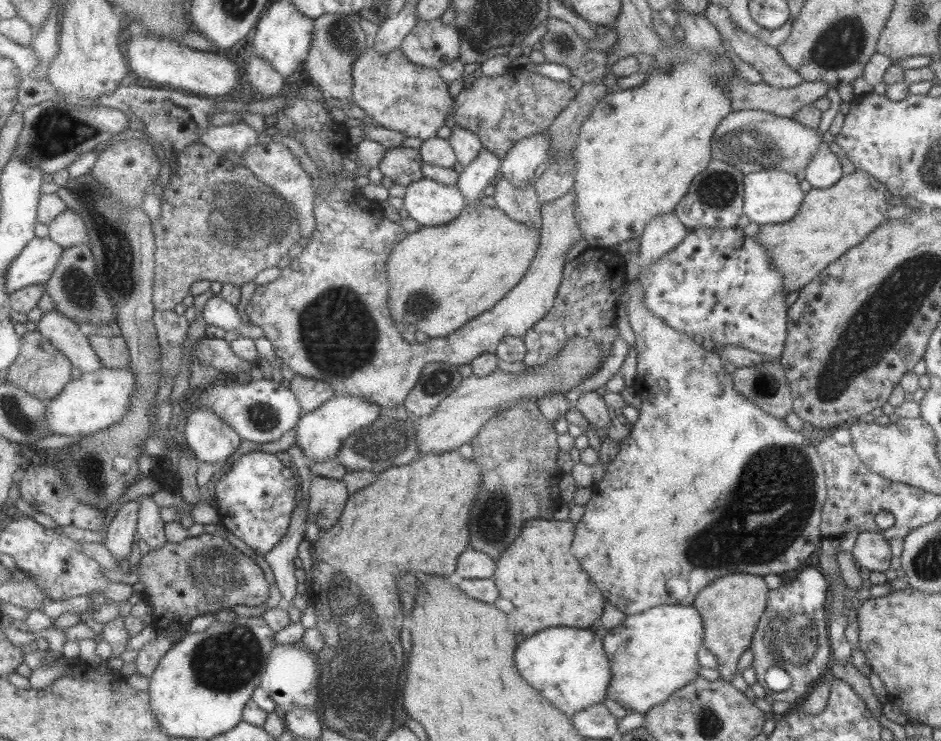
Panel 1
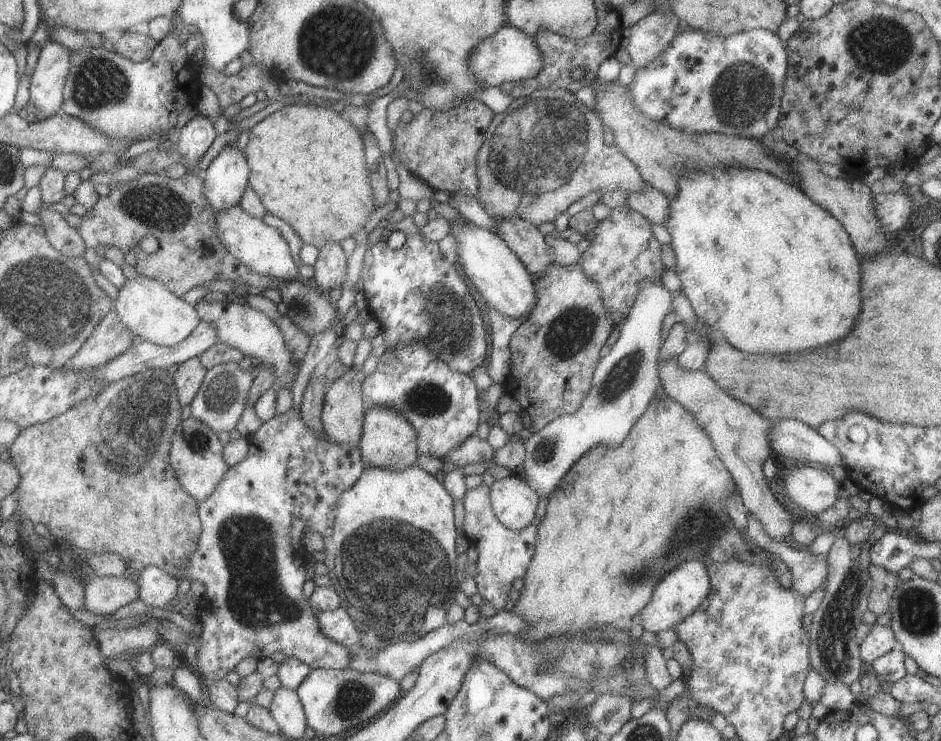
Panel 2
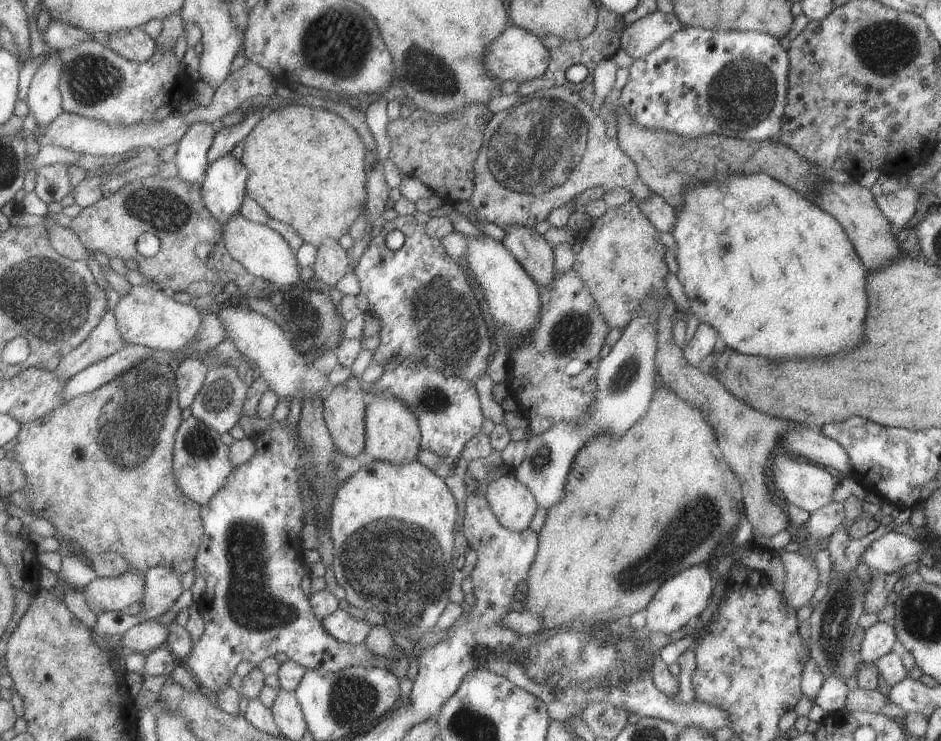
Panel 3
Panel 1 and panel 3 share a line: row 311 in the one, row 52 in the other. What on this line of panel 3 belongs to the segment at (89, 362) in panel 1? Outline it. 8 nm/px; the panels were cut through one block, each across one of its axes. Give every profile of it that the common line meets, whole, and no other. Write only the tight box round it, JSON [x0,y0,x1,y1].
[25,49,62,128]

